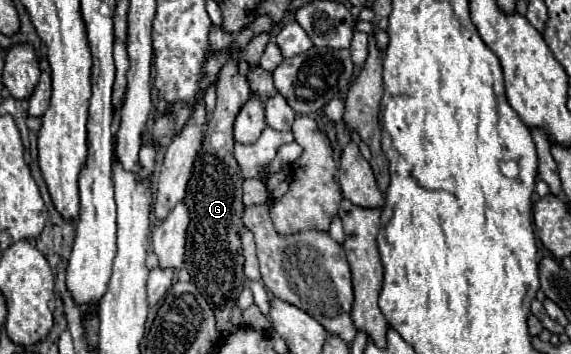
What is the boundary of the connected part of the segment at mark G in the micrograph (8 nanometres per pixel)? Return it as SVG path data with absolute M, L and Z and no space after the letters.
M257 35L249 41L249 45L241 51L233 51L231 59L223 65L219 79L217 79L217 109L211 113L205 139L201 145L201 151L195 157L193 175L189 179L185 205L191 215L191 225L187 229L187 257L189 263L185 265L191 271L191 281L197 285L197 289L203 293L207 303L211 305L217 329L225 337L231 331L243 327L241 309L237 307L237 297L245 285L243 277L243 255L239 251L241 247L241 231L243 223L239 217L239 211L243 211L241 203L241 171L237 161L233 159L233 123L243 107L243 103L249 101L249 85L247 79L237 73L237 61L247 59L253 67L259 65L261 53L265 51L265 45L269 43L269 35Z

